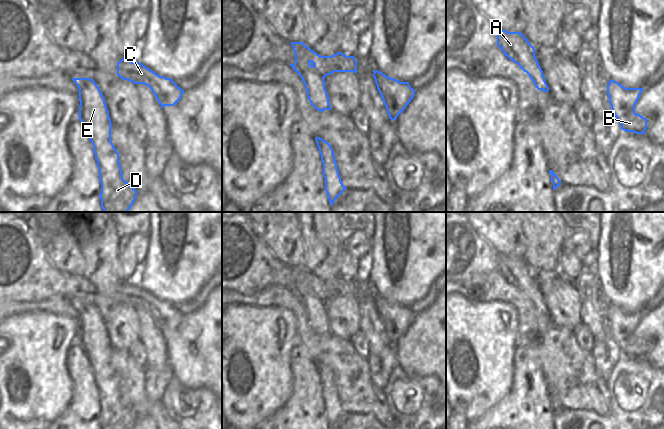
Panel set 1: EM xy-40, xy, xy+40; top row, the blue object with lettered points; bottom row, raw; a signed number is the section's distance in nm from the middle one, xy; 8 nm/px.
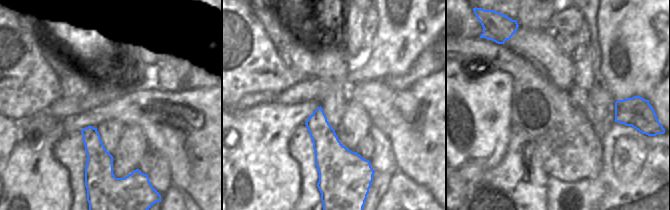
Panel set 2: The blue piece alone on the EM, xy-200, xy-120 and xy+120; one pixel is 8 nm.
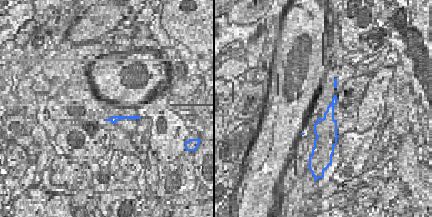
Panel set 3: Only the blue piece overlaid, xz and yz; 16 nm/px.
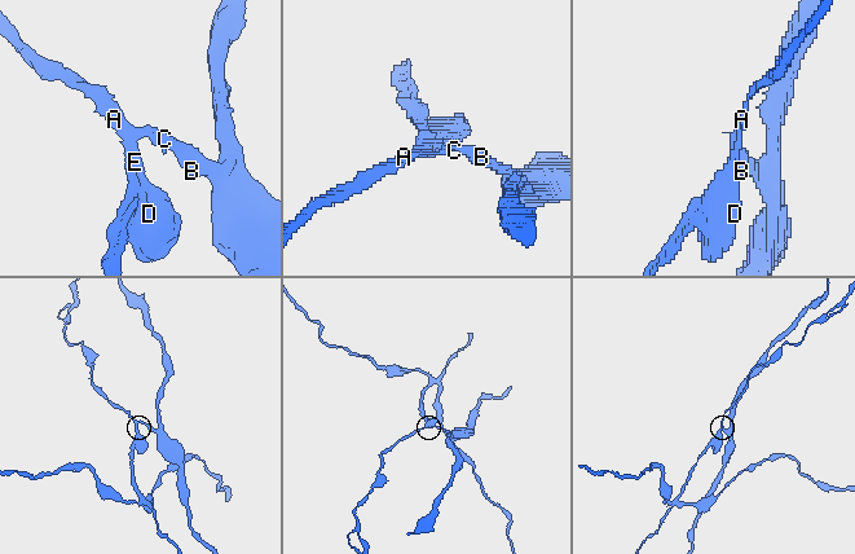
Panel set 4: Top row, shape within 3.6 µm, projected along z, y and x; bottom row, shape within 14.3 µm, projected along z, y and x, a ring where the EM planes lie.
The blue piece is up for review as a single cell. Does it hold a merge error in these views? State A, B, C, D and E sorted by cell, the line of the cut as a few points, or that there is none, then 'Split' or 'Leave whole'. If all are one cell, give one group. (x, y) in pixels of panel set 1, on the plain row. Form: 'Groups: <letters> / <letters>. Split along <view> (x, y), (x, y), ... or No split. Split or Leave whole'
Groups: A D E / B C. Split along xy (324, 280), (327, 298). Split

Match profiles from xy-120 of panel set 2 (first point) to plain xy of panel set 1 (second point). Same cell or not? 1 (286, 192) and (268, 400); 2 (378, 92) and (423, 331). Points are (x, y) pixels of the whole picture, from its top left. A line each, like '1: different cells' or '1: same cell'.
1: same cell
2: same cell

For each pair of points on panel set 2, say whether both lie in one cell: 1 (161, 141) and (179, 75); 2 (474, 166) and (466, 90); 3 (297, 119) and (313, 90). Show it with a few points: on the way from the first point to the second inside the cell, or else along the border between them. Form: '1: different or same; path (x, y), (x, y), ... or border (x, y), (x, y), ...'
1: different; border (195, 80), (183, 89), (159, 88)
2: same; path (476, 147), (475, 119), (471, 109)
3: different; border (318, 101), (302, 101), (284, 106)

